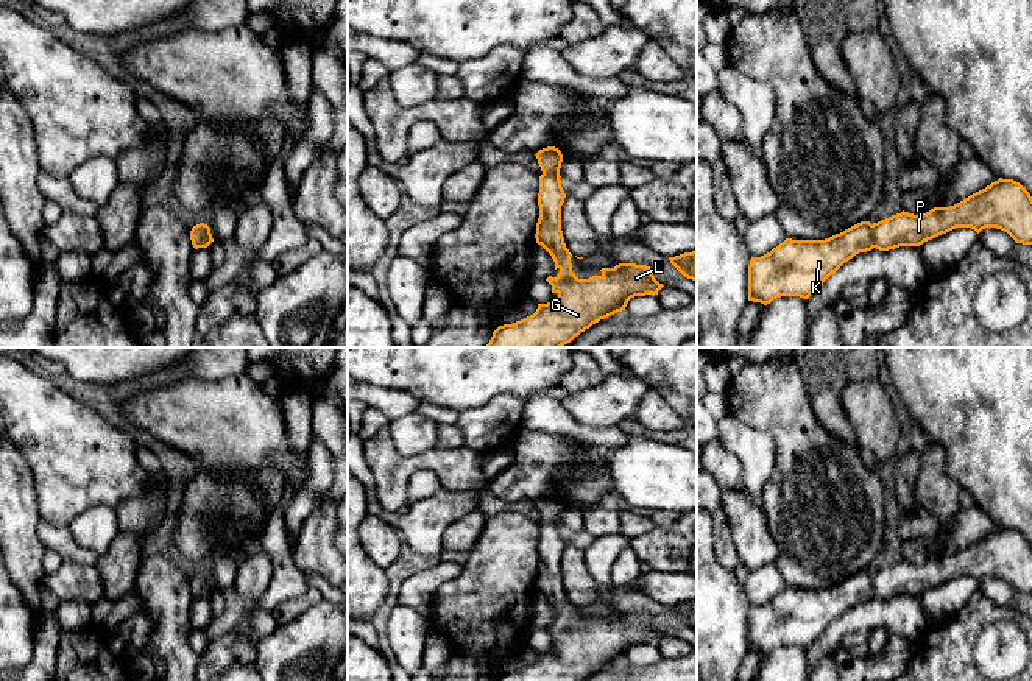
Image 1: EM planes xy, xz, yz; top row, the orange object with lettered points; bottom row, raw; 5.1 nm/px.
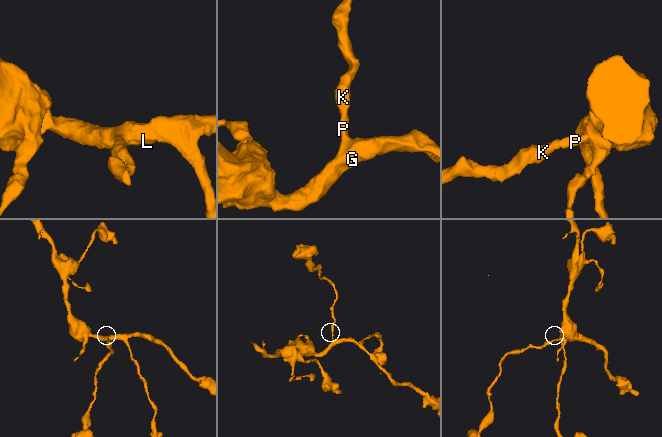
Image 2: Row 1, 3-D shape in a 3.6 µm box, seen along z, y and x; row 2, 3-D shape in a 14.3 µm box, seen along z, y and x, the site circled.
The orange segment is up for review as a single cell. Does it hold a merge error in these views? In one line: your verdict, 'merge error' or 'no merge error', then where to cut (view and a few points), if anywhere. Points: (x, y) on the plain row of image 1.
no merge error | no cut

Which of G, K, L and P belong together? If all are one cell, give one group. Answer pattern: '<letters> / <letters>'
G K L P

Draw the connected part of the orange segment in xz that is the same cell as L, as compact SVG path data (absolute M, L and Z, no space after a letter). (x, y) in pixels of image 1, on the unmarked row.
M547 496L535 505L543 520L535 587L552 605L555 619L560 619L557 626L546 628L558 645L547 653L538 653L533 664L499 675L494 681L585 681L600 669L625 659L631 647L658 644L664 634L645 614L619 612L602 617L600 625L589 628L578 628L572 622L572 603L561 580L561 555L566 547L560 528L563 503L558 497Z

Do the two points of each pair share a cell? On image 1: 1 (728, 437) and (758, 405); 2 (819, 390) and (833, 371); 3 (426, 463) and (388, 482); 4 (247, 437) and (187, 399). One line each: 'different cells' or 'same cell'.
1: different cells
2: same cell
3: same cell
4: same cell

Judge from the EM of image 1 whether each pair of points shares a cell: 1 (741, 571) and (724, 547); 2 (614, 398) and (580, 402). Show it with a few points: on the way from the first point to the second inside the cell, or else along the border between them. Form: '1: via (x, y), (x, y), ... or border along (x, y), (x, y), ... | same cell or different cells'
1: border along (739, 560), (733, 571) | different cells
2: via (607, 402), (588, 402) | same cell

